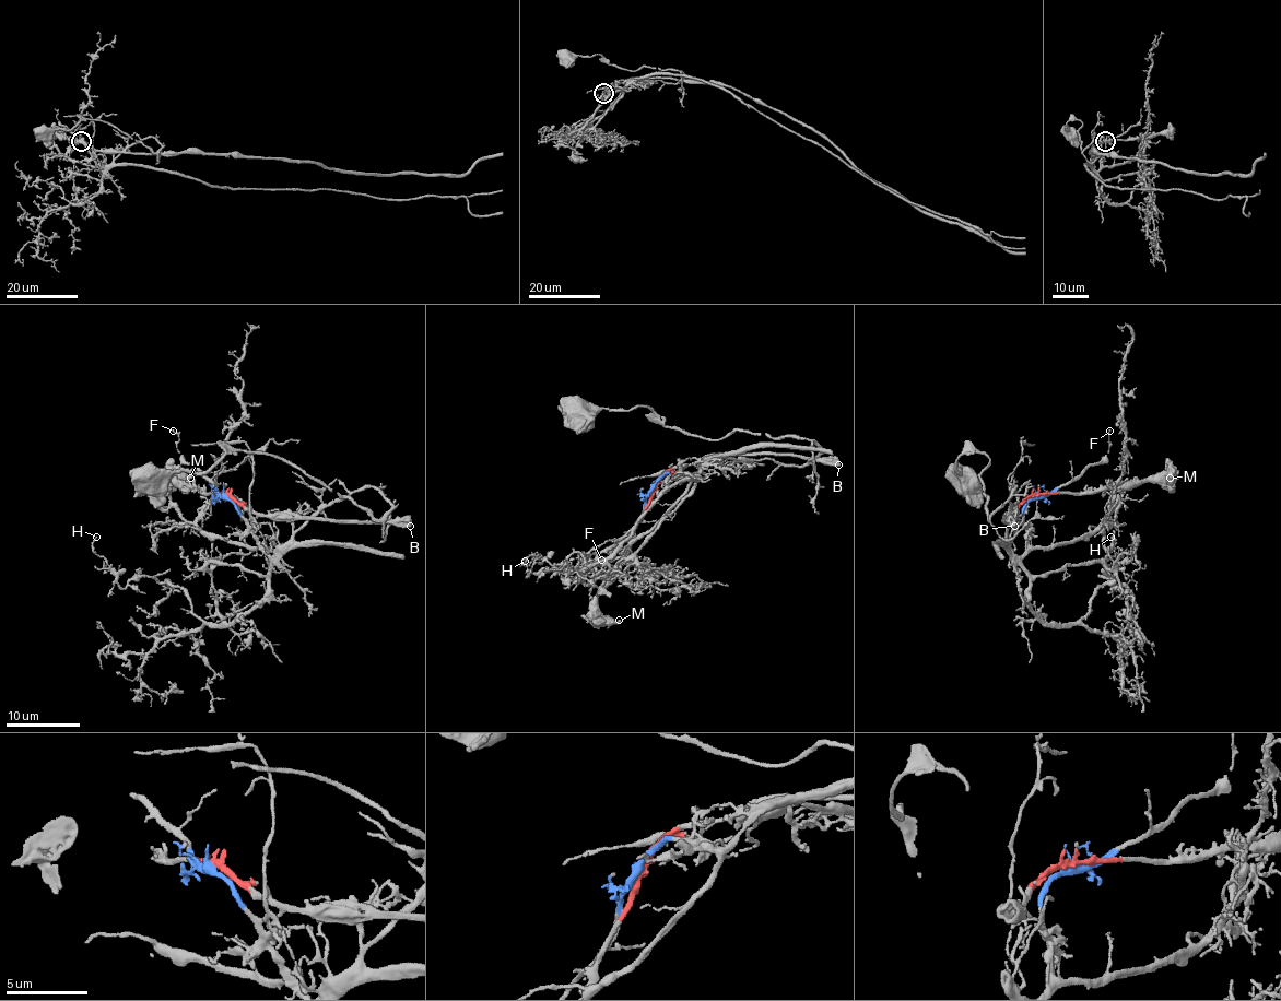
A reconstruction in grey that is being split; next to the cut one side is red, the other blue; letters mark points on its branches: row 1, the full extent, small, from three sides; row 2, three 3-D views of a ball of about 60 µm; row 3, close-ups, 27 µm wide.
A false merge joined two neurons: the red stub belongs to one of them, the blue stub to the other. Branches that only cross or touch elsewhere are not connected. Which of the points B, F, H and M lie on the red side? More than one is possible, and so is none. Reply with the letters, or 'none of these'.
B, M

